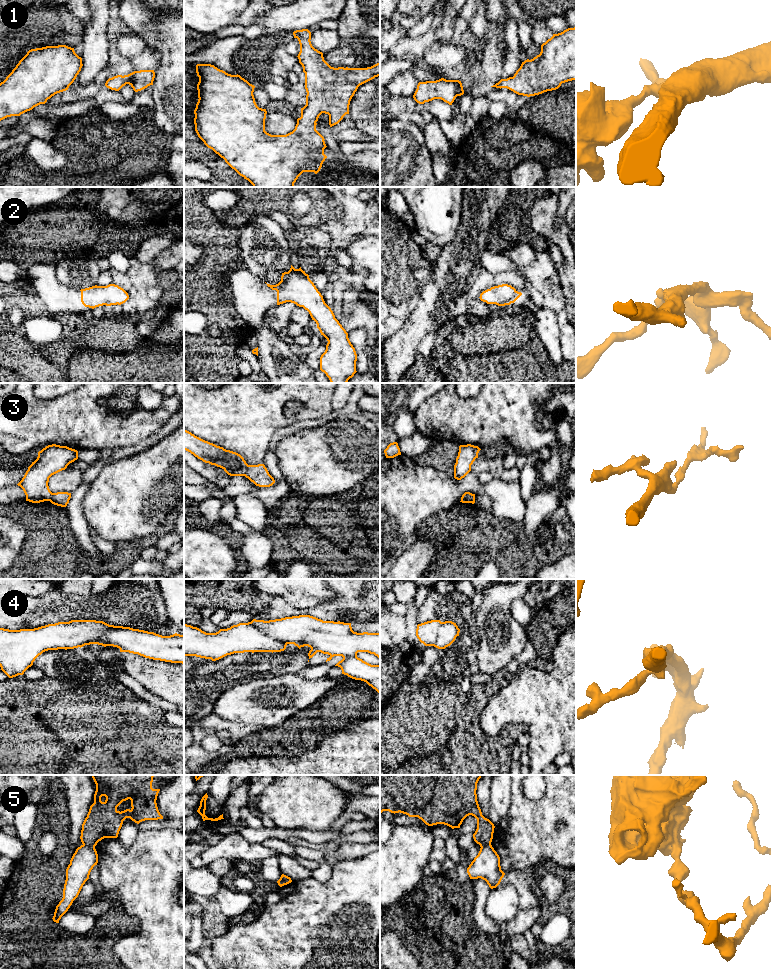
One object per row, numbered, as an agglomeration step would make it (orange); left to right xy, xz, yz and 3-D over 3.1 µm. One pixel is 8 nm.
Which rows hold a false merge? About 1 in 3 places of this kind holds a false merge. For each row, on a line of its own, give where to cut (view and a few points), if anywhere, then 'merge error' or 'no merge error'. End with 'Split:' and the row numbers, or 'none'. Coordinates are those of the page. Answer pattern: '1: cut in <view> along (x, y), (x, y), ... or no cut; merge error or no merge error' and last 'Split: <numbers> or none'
1: no cut; no merge error
2: no cut; no merge error
3: cut in xz along (248, 465), (244, 475); merge error
4: no cut; no merge error
5: cut in xy along (83, 844), (94, 847); merge error
Split: 3, 5

